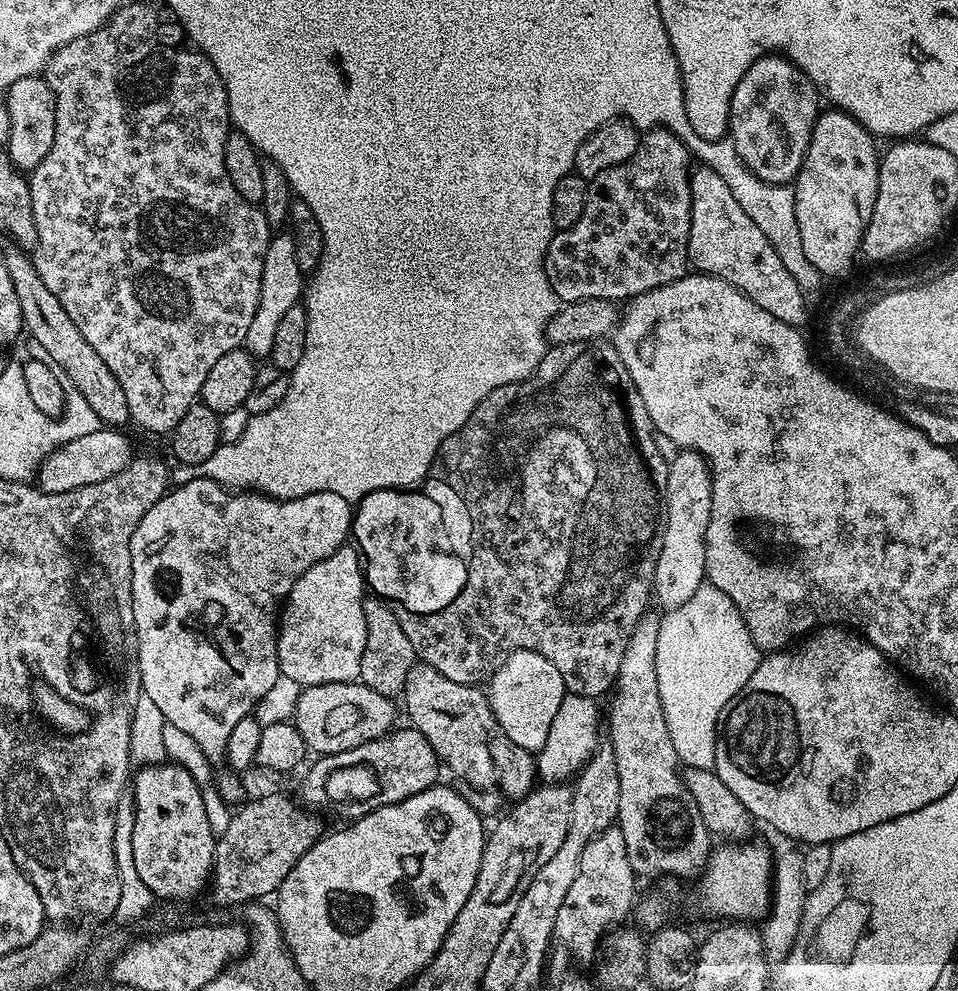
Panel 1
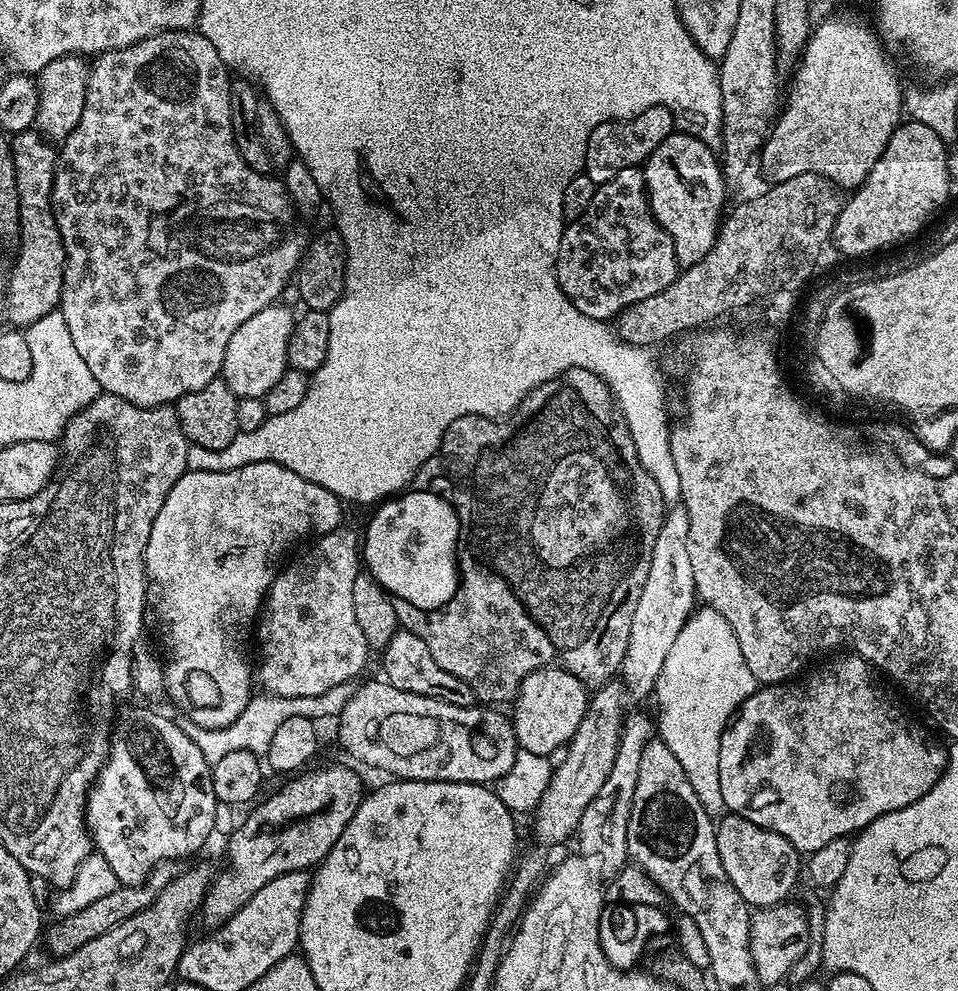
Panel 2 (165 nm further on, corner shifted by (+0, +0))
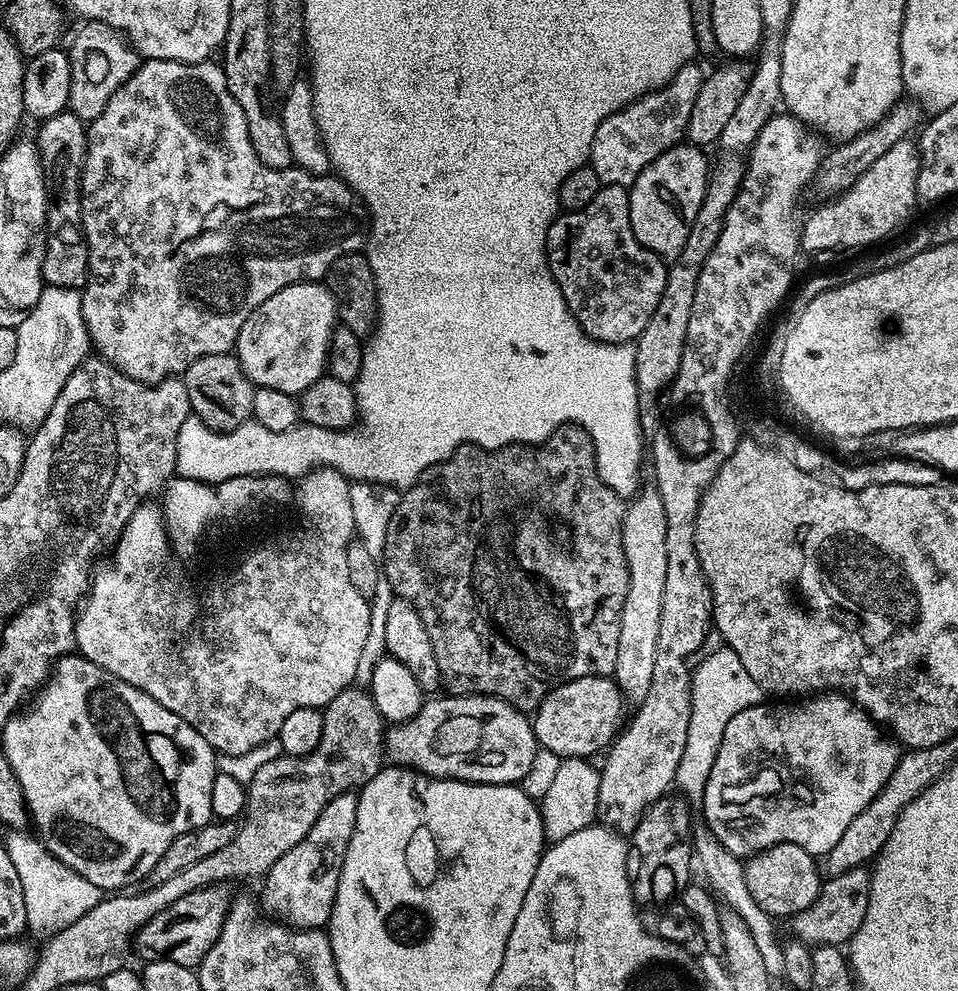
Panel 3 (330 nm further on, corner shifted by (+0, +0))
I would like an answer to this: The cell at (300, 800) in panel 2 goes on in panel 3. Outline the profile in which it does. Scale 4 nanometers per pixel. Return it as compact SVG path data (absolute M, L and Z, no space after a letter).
M227 883L209 884L206 888L199 888L186 898L178 898L174 906L166 906L162 914L154 914L146 926L136 931L134 937L135 955L141 956L141 961L169 960L178 962L178 966L199 969L202 958L218 942L218 934L222 934L222 926L228 917L228 911L234 899Z

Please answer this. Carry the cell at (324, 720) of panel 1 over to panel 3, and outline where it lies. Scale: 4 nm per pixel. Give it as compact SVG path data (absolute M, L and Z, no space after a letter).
M437 695L425 699L414 718L393 724L386 732L386 756L393 765L415 768L440 780L465 780L471 784L516 784L534 763L538 749L531 719L496 696Z

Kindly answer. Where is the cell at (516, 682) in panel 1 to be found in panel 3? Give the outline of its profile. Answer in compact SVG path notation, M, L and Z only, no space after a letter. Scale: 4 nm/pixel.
M583 676L560 684L536 707L531 717L532 729L540 748L561 758L592 758L595 752L603 753L616 739L624 711L624 698L615 680L606 676Z

